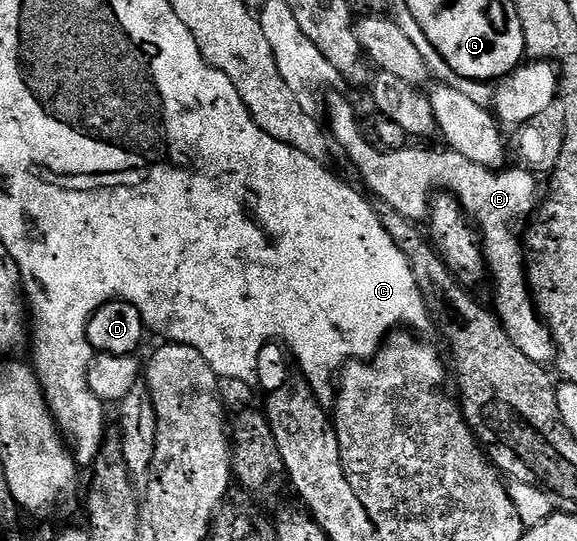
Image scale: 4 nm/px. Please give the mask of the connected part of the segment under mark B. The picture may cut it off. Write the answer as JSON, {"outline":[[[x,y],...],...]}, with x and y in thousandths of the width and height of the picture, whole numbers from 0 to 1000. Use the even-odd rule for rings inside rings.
{"outline":[[[574,170],[567,181],[567,226],[572,253],[601,283],[605,298],[615,305],[619,320],[629,327],[629,336],[652,359],[662,379],[674,384],[688,384],[695,399],[711,403],[714,410],[726,414],[742,401],[744,383],[757,355],[773,355],[789,360],[789,366],[802,381],[802,390],[811,403],[823,412],[835,442],[841,475],[844,479],[844,497],[849,519],[858,519],[858,566],[854,579],[865,588],[865,597],[875,606],[882,628],[917,658],[917,665],[936,673],[948,673],[964,660],[965,641],[955,625],[953,608],[934,586],[925,558],[920,555],[920,530],[913,525],[913,494],[910,490],[910,462],[903,453],[903,440],[893,434],[893,410],[899,410],[906,401],[925,397],[938,373],[934,359],[934,336],[925,320],[913,311],[873,311],[870,314],[849,314],[834,303],[820,303],[820,296],[806,296],[799,281],[780,274],[761,277],[712,277],[700,274],[690,281],[666,281],[641,253],[629,250],[629,233],[622,227],[622,218],[615,213],[615,196],[594,176],[594,170]]]}

